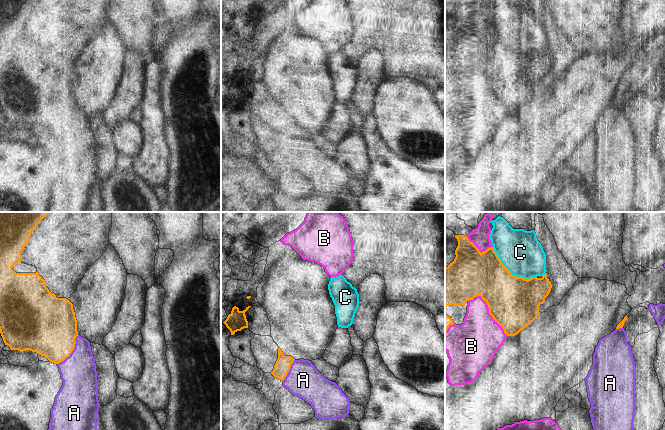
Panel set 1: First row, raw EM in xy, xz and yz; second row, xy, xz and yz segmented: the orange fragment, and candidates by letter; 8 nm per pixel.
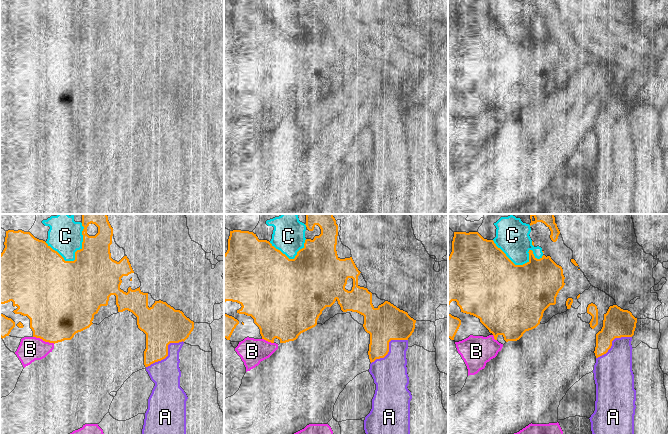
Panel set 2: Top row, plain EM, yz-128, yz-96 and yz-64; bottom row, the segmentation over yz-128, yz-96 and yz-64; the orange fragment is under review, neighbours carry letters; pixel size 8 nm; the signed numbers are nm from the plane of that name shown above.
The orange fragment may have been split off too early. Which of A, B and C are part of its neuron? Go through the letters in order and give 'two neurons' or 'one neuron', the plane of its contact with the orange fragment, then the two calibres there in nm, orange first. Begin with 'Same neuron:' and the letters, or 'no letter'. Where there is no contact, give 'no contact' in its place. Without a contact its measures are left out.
Same neuron: A
A: one neuron; contact in xy; calibres 440 and 280 nm
B: two neurons; contact in yz; calibres 420 and 360 nm
C: two neurons; contact in yz; calibres 420 and 340 nm

